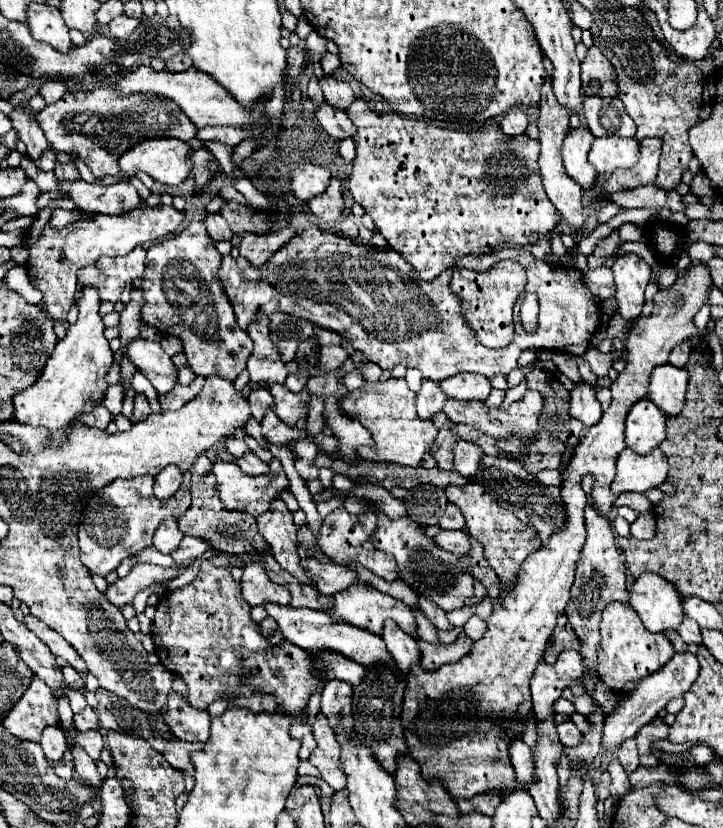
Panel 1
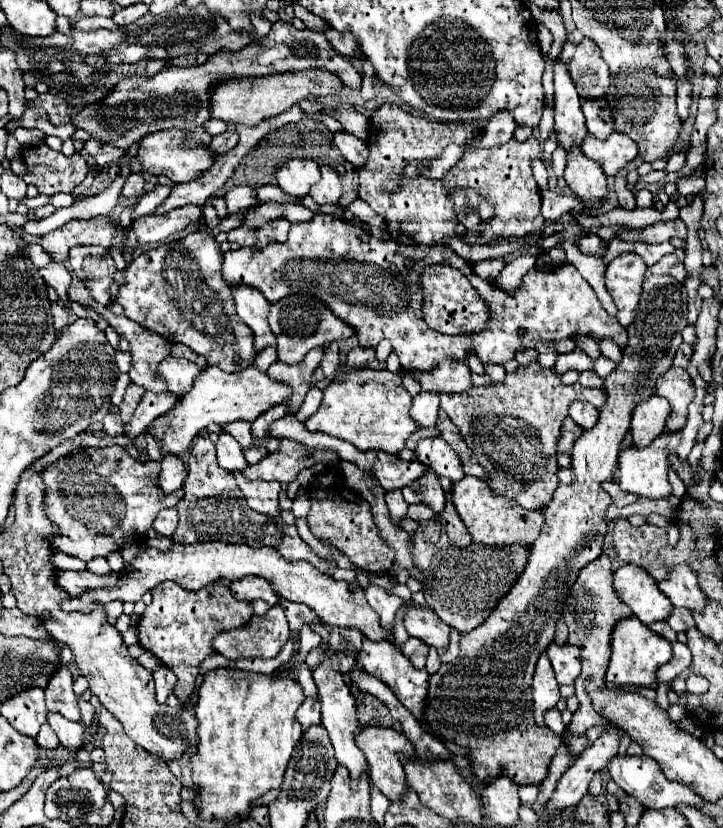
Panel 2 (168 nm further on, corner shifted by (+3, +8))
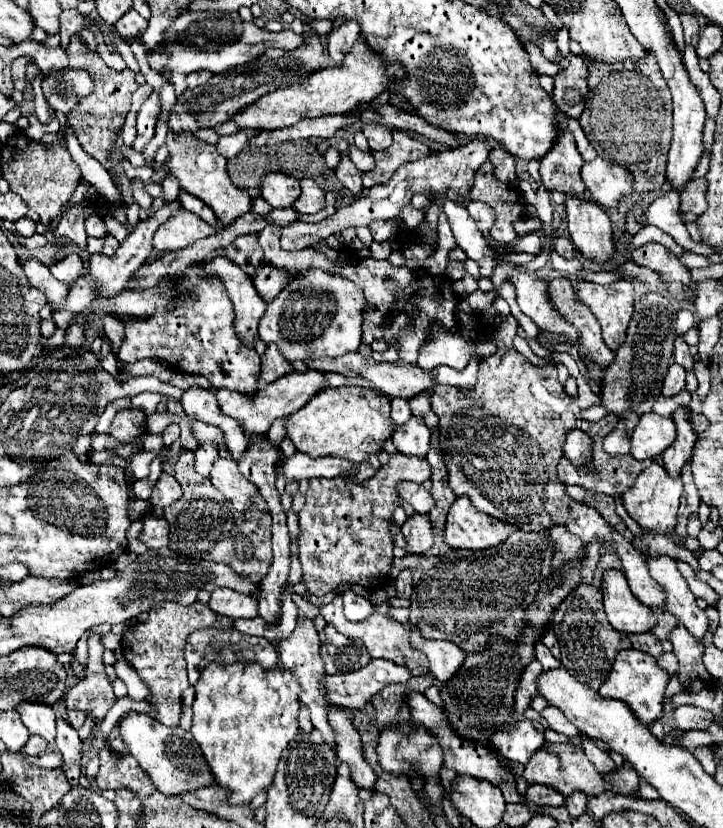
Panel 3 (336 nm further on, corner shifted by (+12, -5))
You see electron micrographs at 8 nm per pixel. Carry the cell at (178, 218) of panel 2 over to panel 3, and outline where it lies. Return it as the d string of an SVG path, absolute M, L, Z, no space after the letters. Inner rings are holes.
M177 210L177 214L173 214L173 218L169 218L169 222L161 226L161 230L157 230L155 252L163 254L163 252L181 250L213 234L217 234L217 228L197 218L197 214L191 214L187 210L181 210L181 212Z

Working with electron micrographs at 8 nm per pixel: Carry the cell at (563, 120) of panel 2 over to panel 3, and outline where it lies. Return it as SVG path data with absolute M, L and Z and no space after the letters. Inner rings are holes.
M557 110L557 120L559 120L559 138L557 144L551 148L551 152L541 160L541 182L549 192L557 190L575 198L583 198L587 192L579 174L583 158L577 152L573 134L565 124L567 116Z

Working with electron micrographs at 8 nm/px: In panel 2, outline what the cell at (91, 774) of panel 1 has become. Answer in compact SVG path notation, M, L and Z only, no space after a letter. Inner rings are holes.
M48 713L48 723L58 735L60 743L68 753L78 753L80 747L84 745L84 725L76 721L68 721L60 713Z

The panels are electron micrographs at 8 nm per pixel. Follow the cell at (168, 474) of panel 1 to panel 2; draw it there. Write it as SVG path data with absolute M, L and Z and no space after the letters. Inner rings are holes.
M164 455L162 471L160 471L160 479L158 479L158 483L160 483L164 493L174 493L176 489L180 489L184 479L186 479L186 475L188 473L186 473L186 467L184 467L180 457Z

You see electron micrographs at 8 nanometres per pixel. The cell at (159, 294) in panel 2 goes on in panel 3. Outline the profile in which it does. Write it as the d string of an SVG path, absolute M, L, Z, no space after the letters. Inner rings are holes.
M193 264L183 280L171 284L185 296L177 296L173 302L159 296L157 312L151 318L125 320L125 340L117 356L123 362L137 362L143 358L163 360L179 372L205 376L215 388L235 390L245 396L257 394L261 358L255 348L237 340L233 330L233 304L221 282L217 282L217 278L207 278L203 266Z

